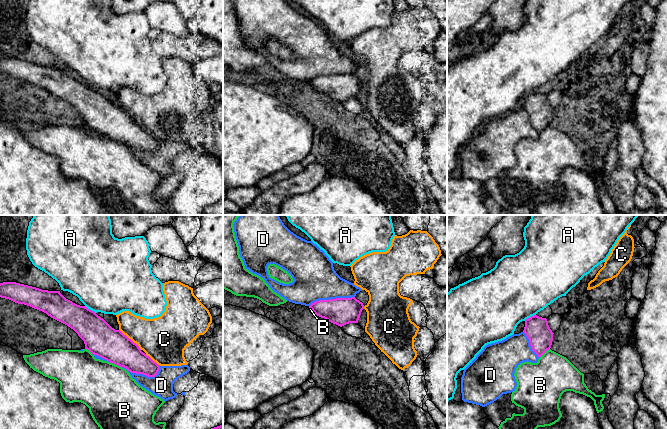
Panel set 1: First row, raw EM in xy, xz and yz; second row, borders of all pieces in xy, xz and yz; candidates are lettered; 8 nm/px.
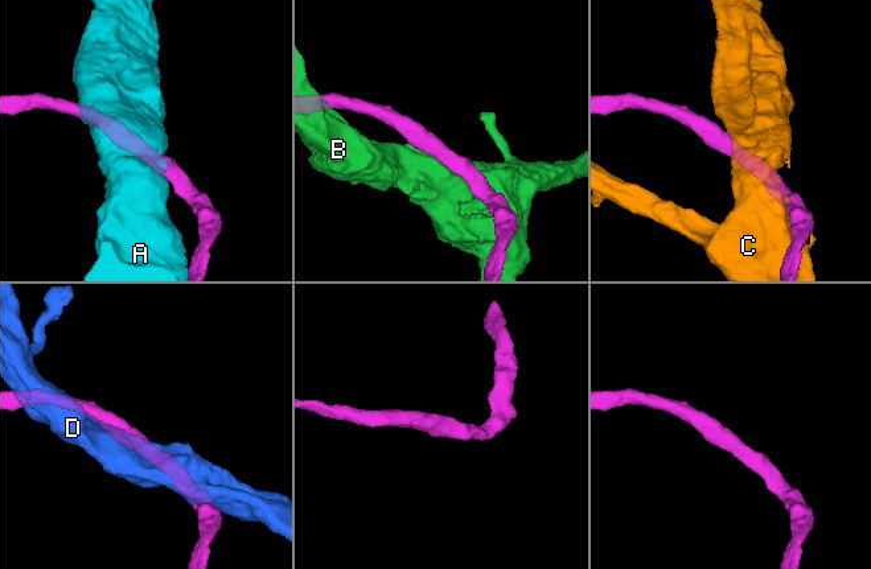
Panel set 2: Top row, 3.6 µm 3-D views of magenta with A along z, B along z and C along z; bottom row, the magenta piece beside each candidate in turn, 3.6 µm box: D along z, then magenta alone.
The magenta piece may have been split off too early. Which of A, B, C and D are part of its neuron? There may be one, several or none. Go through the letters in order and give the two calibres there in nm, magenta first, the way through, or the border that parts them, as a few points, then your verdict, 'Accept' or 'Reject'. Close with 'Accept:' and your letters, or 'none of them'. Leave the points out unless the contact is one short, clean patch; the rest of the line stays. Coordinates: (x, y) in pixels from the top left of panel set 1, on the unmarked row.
A: Thickness 260 nm (magenta) against 480 nm. Reject
B: Thickness 260 nm (magenta) against 440 nm. Reject
C: Thickness 260 nm (magenta) against 340 nm. Reject
D: Thickness 220 nm (magenta) against 340 nm. Reject
Accept: none of them

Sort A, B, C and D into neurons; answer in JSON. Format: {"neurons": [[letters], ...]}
{"neurons": [["A"], ["B"], ["C"], ["D"]]}

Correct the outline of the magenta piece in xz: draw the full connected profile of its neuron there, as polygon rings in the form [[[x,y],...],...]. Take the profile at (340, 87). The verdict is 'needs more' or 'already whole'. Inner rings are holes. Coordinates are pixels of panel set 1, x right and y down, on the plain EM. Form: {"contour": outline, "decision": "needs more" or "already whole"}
{"contour": [[[355,73],[319,76],[309,83],[317,92],[340,103],[349,99],[358,99],[364,85],[363,79]]], "decision": "already whole"}

